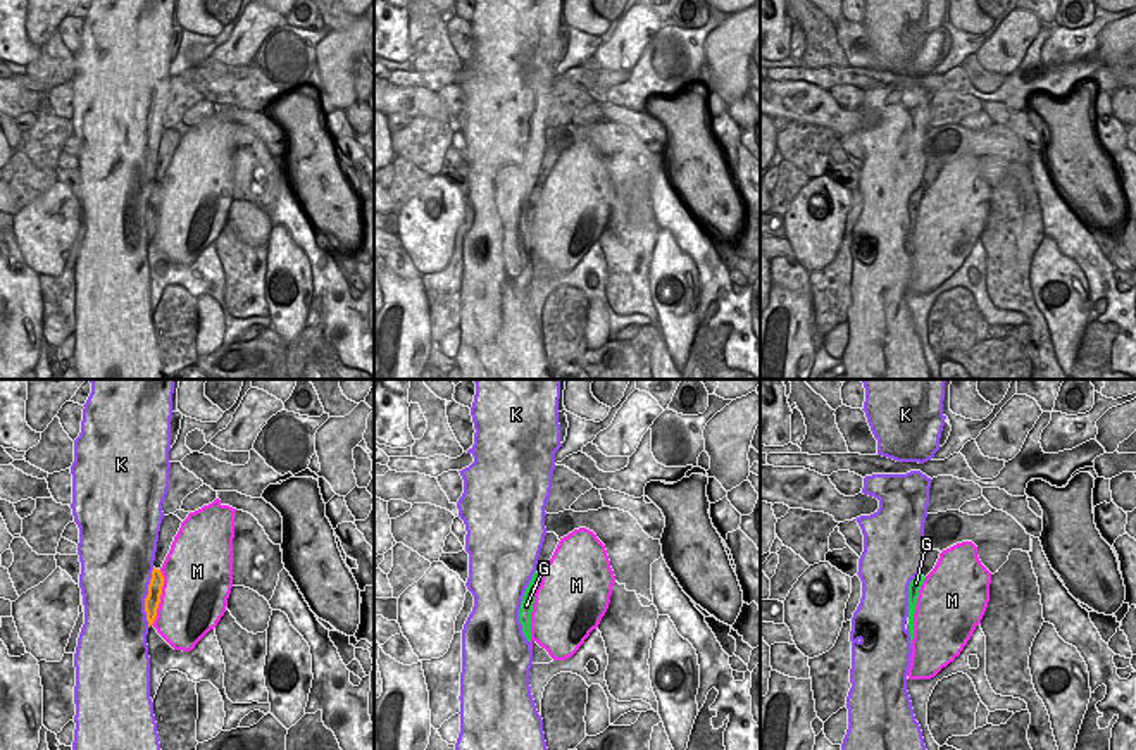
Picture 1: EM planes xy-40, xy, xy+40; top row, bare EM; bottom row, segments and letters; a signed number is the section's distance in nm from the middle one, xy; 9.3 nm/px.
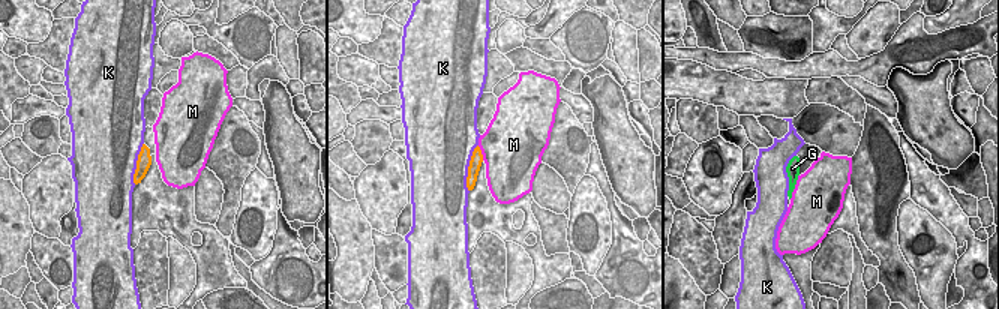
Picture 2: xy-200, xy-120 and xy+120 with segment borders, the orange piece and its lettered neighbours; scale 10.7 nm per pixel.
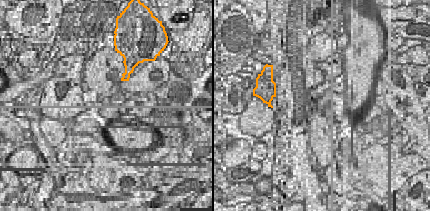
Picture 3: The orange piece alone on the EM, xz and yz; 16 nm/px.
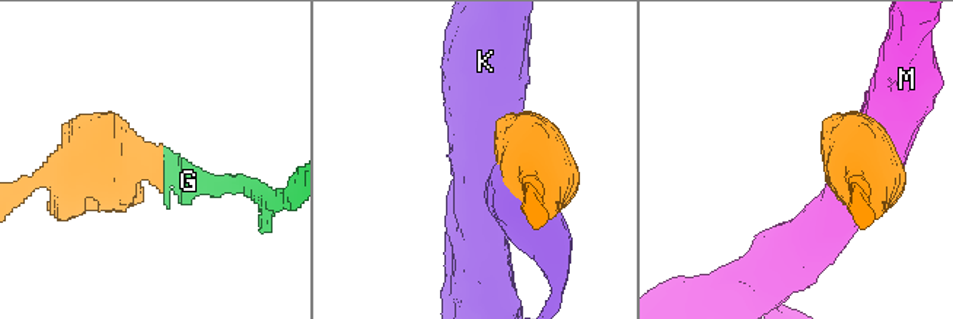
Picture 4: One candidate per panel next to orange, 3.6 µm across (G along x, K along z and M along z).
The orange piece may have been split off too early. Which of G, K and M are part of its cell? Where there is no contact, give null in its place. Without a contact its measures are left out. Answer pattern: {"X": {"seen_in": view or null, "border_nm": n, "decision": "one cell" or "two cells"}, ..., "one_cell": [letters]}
{"G": {"seen_in": "xy", "border_nm": 70, "decision": "one cell"}, "K": {"seen_in": "xy-40", "border_nm": 550, "decision": "two cells"}, "M": {"seen_in": "xy-40", "border_nm": 550, "decision": "two cells"}, "one_cell": ["G"]}

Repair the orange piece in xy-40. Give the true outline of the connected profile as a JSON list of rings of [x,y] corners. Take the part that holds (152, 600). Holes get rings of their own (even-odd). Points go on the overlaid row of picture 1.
[[[153,567],[152,579],[148,584],[148,595],[145,598],[145,612],[147,612],[148,628],[153,624],[153,621],[157,617],[162,586],[164,586],[164,576],[162,576],[160,569]]]

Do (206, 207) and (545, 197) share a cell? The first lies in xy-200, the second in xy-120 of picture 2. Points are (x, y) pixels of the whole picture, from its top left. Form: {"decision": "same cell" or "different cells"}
{"decision": "same cell"}

